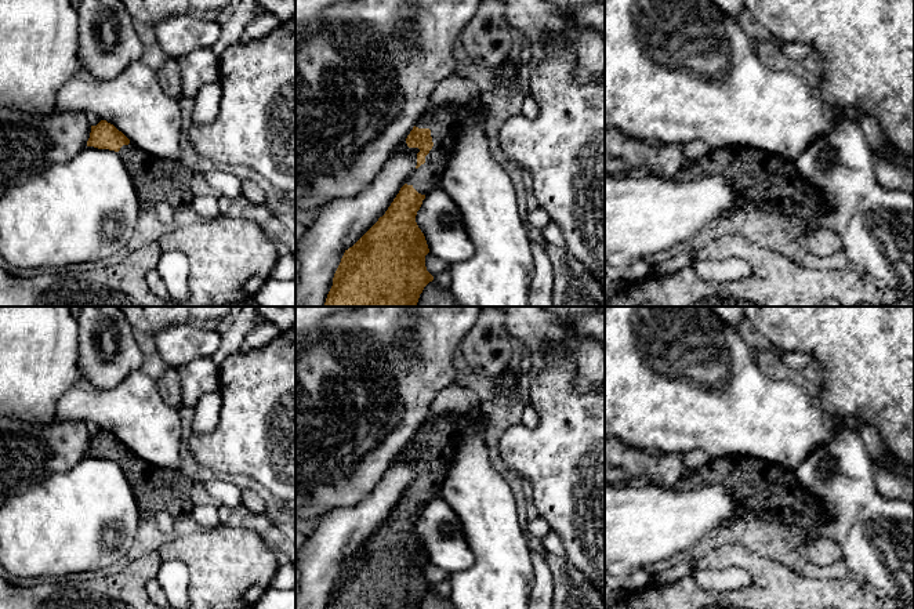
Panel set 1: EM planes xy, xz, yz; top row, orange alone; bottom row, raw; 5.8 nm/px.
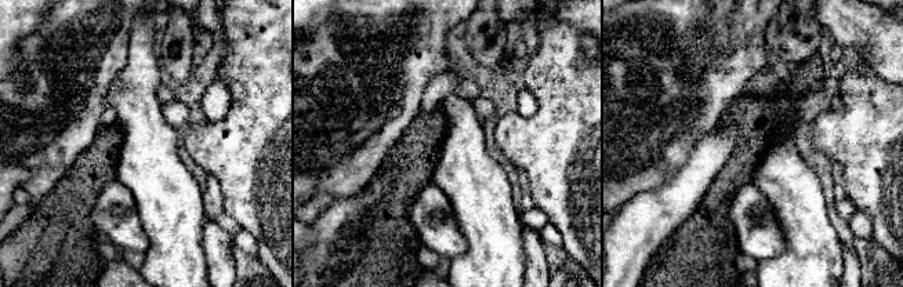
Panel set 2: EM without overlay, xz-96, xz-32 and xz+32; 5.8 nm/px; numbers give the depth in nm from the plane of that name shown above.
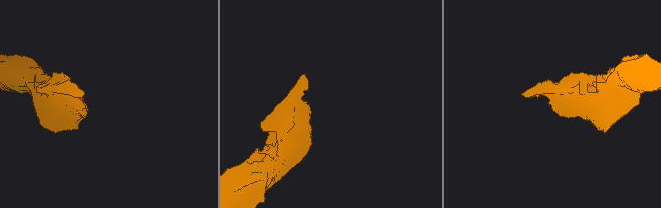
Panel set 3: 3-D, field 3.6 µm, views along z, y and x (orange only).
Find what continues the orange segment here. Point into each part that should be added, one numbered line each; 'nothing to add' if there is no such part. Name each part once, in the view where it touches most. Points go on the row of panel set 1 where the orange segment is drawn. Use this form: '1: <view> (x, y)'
1: xz (441, 120)

